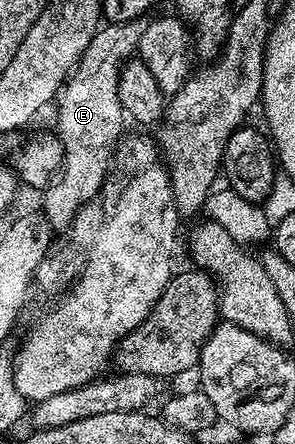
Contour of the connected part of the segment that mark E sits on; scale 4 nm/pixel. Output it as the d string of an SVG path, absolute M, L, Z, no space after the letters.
M137 20L107 23L100 27L57 94L59 110L55 113L55 121L59 124L57 140L63 149L63 159L61 172L41 193L41 213L48 222L56 221L62 227L66 226L80 206L96 196L95 192L107 175L111 151L116 150L124 134L125 114L119 102L119 71L124 61L138 50L144 26L142 20Z

